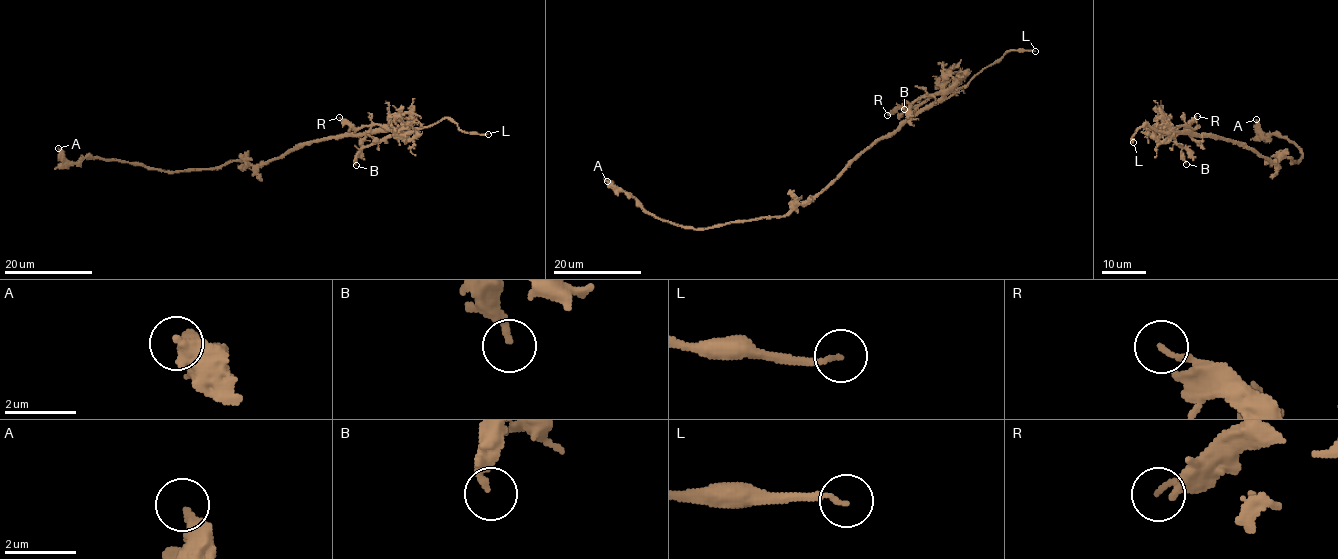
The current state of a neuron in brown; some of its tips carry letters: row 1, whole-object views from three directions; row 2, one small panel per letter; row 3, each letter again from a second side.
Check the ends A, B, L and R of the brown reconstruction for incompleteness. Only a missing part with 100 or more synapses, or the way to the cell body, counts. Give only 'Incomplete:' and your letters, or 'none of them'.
Incomplete: L

